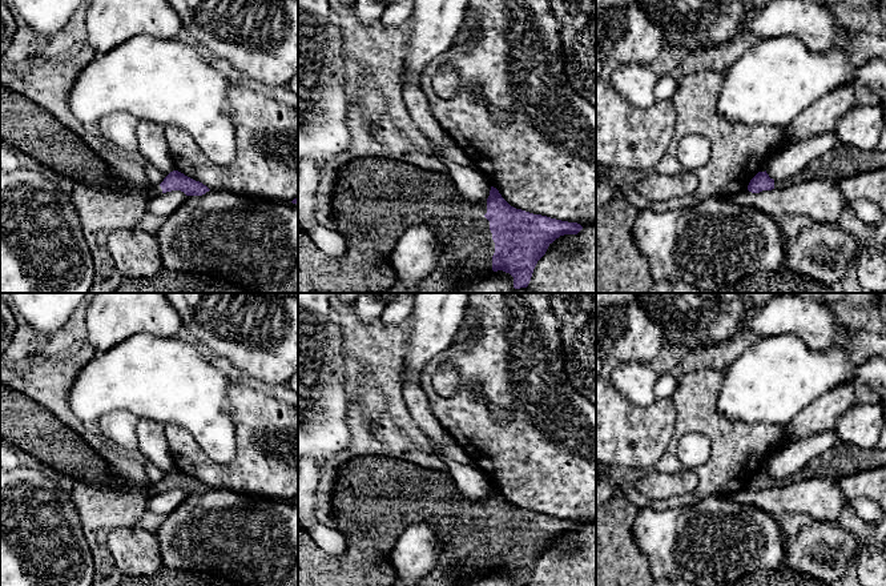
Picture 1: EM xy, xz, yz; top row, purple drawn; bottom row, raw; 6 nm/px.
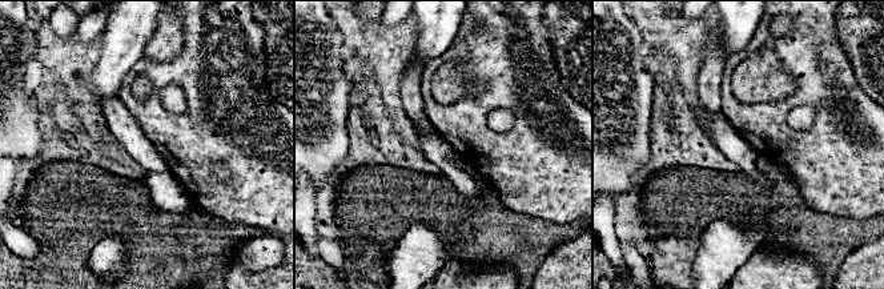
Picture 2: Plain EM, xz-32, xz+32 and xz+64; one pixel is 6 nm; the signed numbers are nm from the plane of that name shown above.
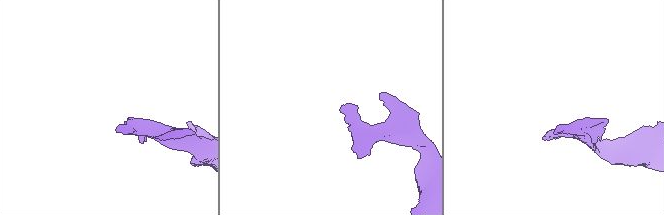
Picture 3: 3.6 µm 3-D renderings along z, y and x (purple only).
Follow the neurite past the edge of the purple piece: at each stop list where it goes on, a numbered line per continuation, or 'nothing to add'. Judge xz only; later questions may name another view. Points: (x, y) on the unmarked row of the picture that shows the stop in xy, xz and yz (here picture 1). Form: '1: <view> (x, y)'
1: xz (377, 498)

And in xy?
1: xy (152, 489)

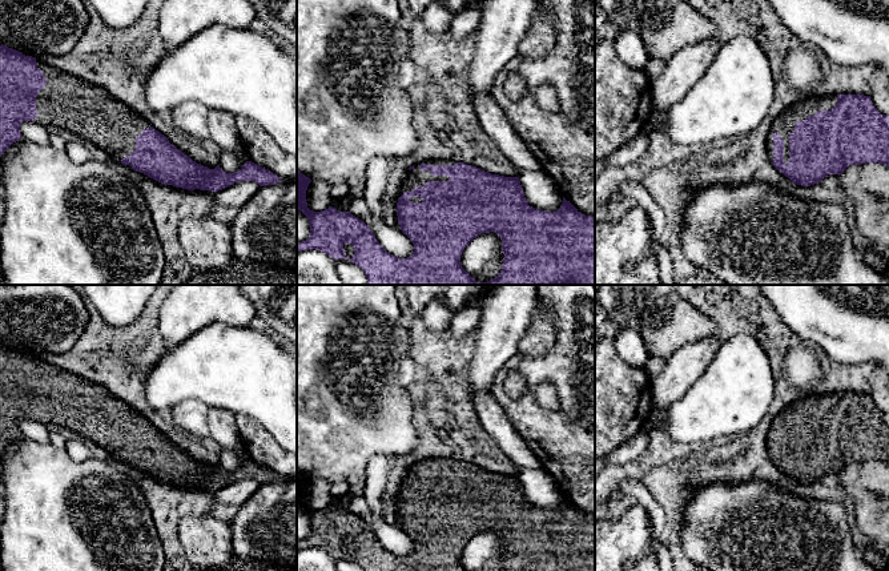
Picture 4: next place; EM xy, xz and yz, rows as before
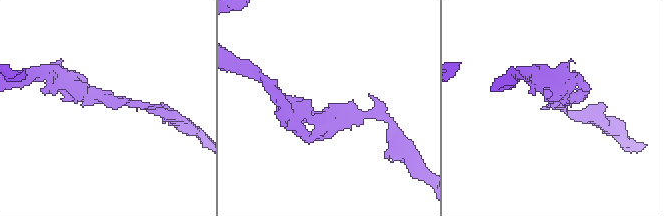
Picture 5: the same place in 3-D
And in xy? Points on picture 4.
1: xy (81, 407)

